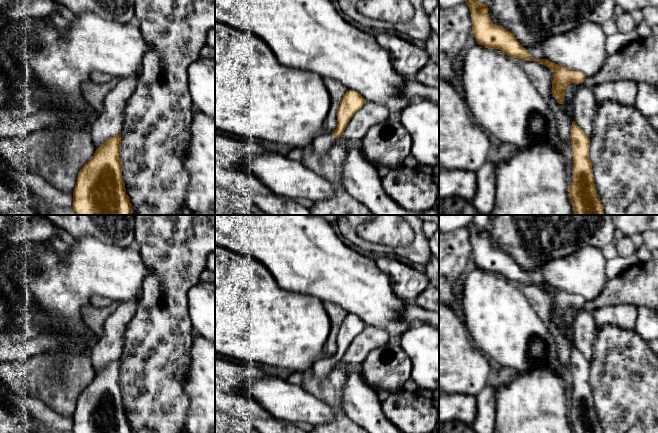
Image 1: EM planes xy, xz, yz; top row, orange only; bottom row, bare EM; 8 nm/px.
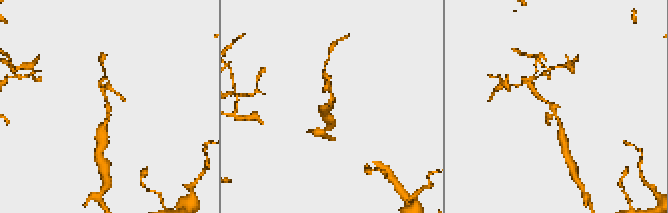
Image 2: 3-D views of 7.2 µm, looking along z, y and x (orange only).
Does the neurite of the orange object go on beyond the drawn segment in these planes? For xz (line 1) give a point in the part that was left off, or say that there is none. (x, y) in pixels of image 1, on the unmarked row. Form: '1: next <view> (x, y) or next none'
1: next none

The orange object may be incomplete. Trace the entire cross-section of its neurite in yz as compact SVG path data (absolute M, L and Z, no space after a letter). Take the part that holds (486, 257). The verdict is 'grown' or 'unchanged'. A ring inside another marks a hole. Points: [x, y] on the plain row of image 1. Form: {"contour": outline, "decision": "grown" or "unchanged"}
{"contour": "M473 221L465 226L471 237L472 256L477 268L488 273L499 273L507 280L527 285L536 285L548 291L553 297L552 318L557 327L563 328L565 315L572 307L583 307L585 298L570 294L547 283L536 283L524 273L514 259L504 252L495 249L488 238L488 229L476 225Z", "decision": "unchanged"}

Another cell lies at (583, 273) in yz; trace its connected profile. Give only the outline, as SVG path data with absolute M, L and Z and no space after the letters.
M590 245L564 258L547 262L539 271L545 283L591 301L608 282L607 261L600 248Z

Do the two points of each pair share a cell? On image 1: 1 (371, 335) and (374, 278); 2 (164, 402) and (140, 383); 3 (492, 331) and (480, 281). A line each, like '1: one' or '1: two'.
1: two
2: one
3: one

